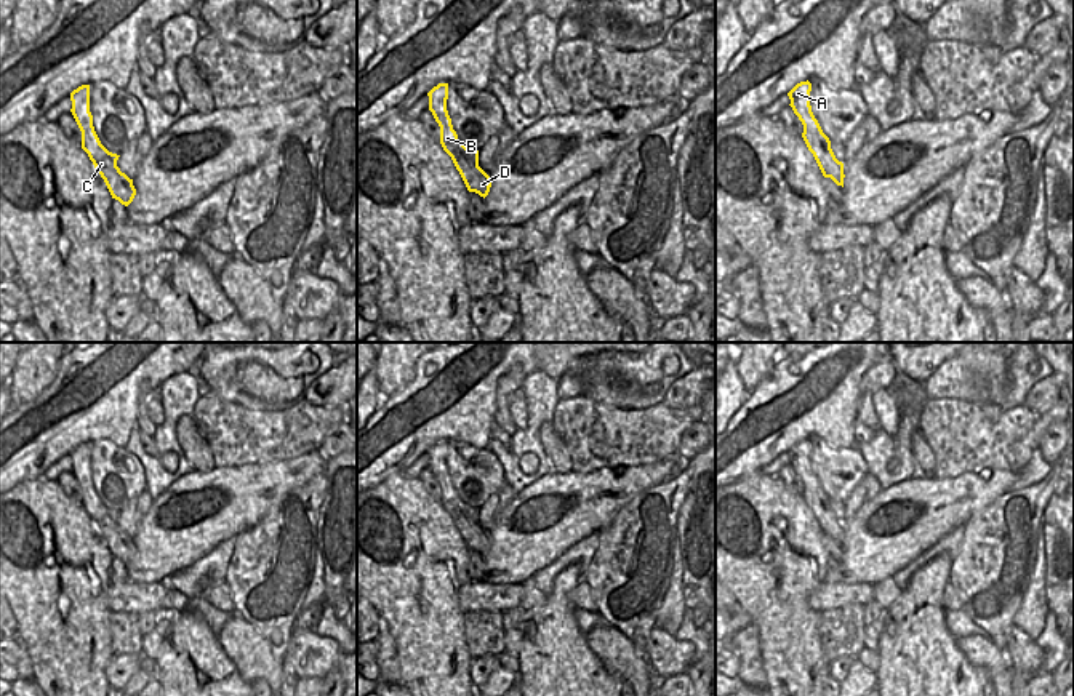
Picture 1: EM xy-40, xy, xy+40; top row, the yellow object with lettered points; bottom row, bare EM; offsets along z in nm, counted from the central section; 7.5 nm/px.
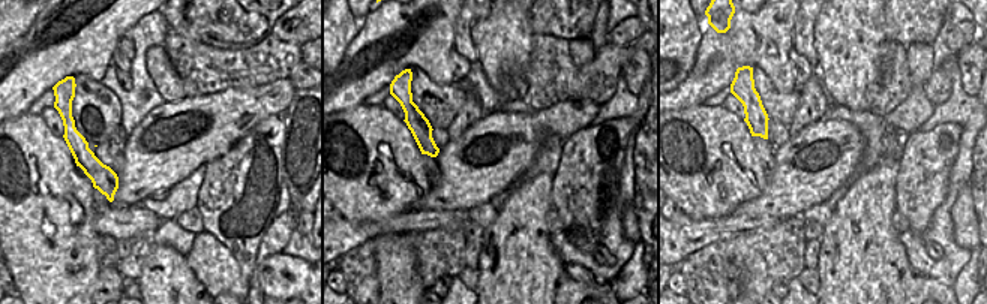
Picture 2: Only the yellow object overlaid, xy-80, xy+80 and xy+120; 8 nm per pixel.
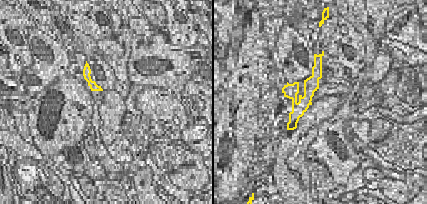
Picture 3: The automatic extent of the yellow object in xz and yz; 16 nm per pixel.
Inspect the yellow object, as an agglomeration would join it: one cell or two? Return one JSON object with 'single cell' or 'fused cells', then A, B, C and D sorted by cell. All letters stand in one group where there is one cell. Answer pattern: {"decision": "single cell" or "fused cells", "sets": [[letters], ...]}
{"decision": "single cell", "sets": [["A", "B", "C", "D"]]}

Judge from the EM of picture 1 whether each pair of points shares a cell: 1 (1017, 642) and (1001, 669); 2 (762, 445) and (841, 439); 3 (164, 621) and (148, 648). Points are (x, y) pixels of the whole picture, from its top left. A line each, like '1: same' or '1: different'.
1: different
2: same
3: same

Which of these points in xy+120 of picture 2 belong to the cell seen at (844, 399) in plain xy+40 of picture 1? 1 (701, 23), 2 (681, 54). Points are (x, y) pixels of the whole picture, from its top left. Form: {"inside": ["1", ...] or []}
{"inside": []}

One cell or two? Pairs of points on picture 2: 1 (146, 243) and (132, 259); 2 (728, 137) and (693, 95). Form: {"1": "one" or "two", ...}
{"1": "one", "2": "two"}

